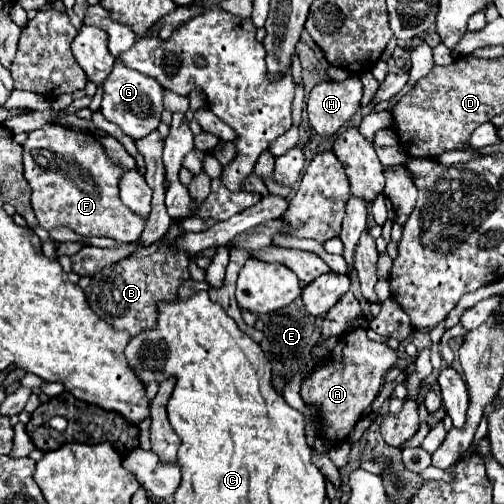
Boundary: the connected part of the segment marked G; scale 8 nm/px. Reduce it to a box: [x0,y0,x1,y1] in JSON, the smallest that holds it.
[100,58,164,138]

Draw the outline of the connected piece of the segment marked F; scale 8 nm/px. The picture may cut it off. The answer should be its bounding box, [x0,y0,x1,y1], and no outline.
[24,124,146,242]

